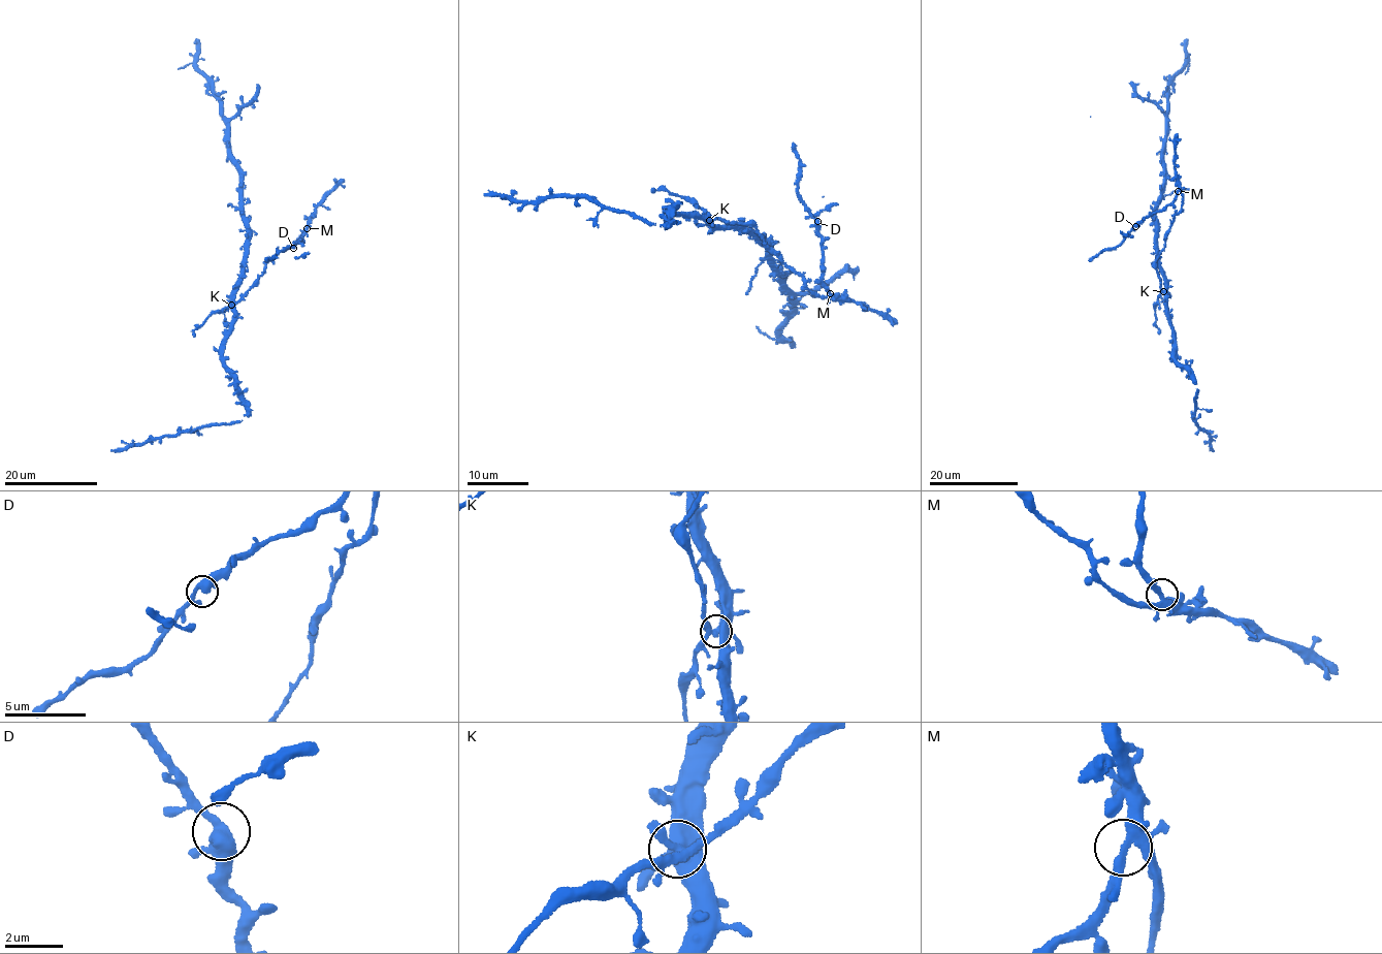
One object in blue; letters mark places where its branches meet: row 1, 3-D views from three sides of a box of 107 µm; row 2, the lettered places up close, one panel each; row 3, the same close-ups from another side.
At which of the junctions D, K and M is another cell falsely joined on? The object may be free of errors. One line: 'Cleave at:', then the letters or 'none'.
Cleave at: K

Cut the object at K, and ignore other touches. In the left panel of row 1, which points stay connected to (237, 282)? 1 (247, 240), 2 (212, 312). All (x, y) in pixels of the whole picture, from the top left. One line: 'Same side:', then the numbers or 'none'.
Same side: 1

